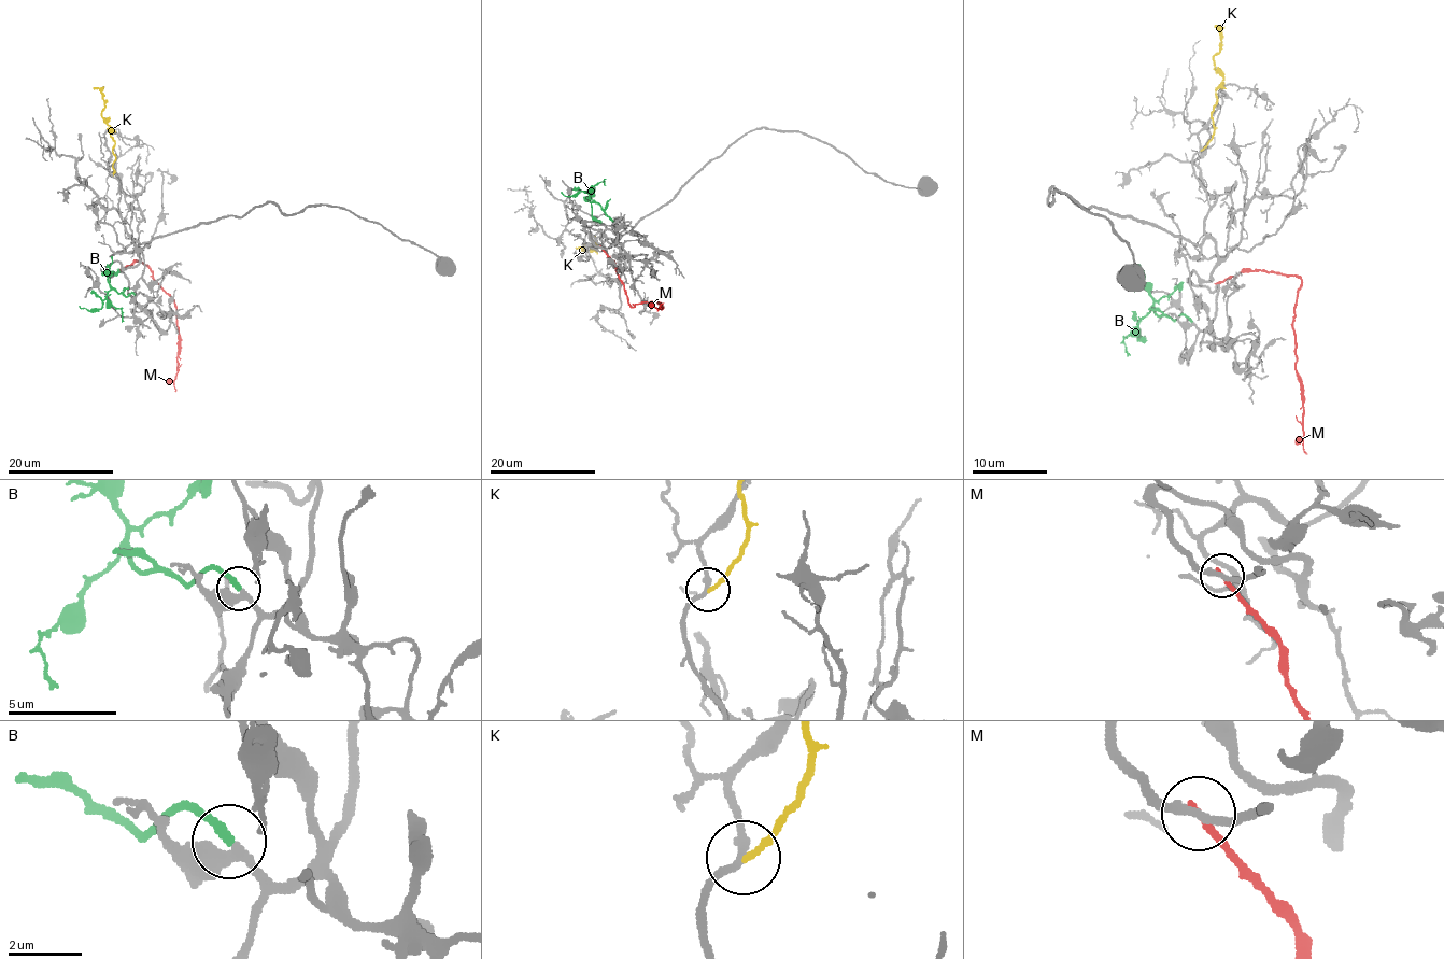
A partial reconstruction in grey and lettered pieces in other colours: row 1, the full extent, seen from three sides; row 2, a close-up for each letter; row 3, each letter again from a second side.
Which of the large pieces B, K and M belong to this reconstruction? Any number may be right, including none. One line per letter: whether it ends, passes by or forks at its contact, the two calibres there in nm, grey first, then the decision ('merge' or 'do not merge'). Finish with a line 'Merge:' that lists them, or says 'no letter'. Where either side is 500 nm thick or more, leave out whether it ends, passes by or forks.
B: it ends there; 320 nm thick on the grey side, 240 nm on the other; merge
K: it ends there; 200 nm thick on the grey side, 180 nm on the other; do not merge
M: it ends there; 240 nm thick on the grey side, 260 nm on the other; do not merge
Merge: B

